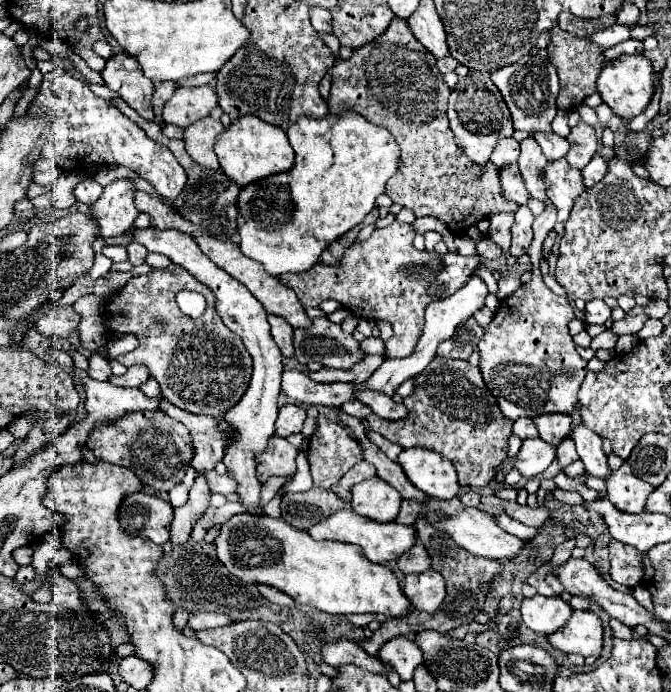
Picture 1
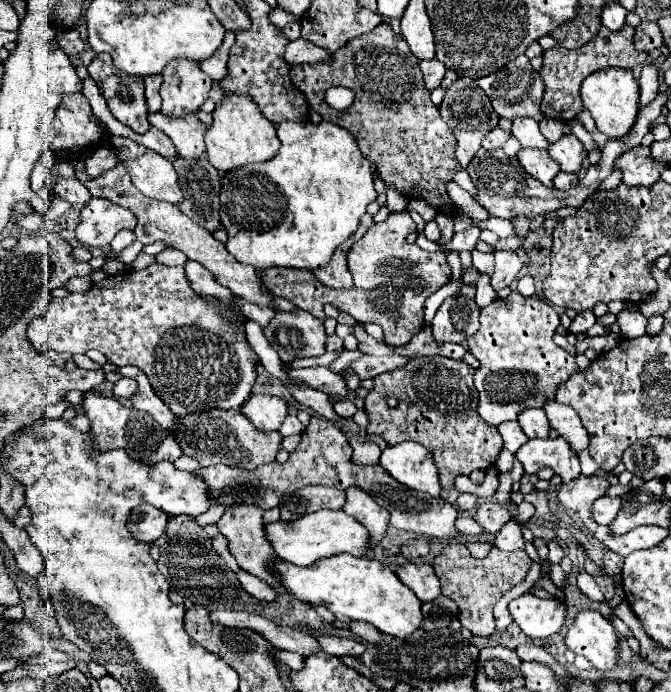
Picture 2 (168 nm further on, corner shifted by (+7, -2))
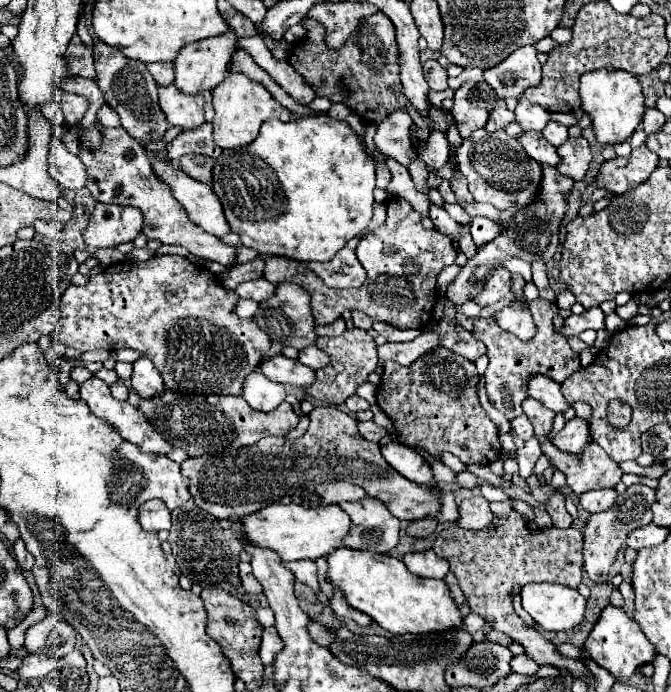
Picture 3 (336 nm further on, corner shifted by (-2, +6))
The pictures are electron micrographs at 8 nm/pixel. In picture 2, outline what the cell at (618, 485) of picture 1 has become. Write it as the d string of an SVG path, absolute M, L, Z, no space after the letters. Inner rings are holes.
M598 498L592 506L592 518L596 524L610 524L614 520L614 516L618 514L618 510L622 508L622 500L620 498Z

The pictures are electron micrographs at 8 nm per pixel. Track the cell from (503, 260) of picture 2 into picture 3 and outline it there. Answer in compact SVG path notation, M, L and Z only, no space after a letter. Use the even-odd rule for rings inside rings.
M499 266L495 274L485 282L485 290L475 298L475 302L481 306L493 306L509 292L511 292L511 272L505 266Z

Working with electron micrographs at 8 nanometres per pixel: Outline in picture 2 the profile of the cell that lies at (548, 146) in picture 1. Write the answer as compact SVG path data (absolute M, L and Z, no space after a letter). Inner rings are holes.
M518 116L512 122L512 136L518 138L522 148L542 148L548 150L548 142L542 140L542 132L538 128L536 120L530 120L528 116Z

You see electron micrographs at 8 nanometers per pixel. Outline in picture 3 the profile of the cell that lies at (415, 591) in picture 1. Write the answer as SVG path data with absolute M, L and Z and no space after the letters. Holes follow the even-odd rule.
M433 550L405 554L403 562L413 574L417 574L421 578L445 578L445 574L449 572L449 562L439 558Z

